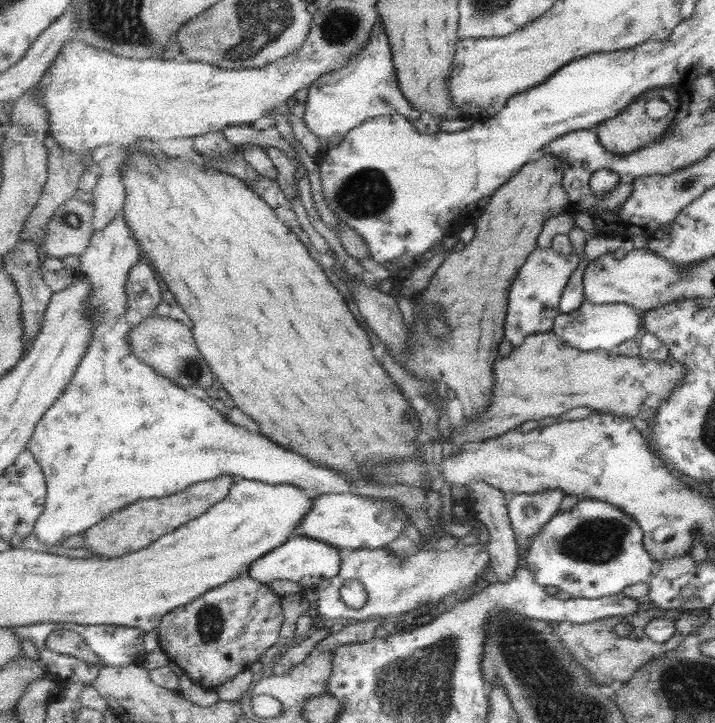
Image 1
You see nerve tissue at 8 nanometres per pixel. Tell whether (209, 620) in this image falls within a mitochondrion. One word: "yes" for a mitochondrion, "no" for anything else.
yes

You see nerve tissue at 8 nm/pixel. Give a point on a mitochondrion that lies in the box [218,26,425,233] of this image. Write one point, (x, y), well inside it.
(364, 195)

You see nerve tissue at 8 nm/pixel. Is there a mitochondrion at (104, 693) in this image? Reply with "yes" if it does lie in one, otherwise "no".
no

